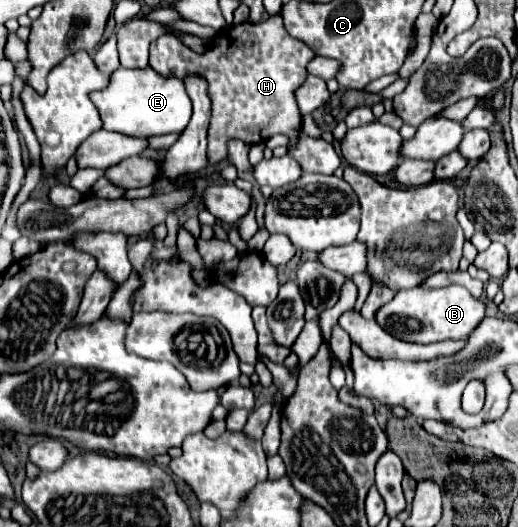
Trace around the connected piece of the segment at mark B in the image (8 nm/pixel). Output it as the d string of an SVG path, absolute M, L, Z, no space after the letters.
M451 285L447 289L413 287L395 293L393 301L377 313L377 323L393 337L411 343L435 343L445 339L467 339L485 317L485 303L471 297L467 289Z

